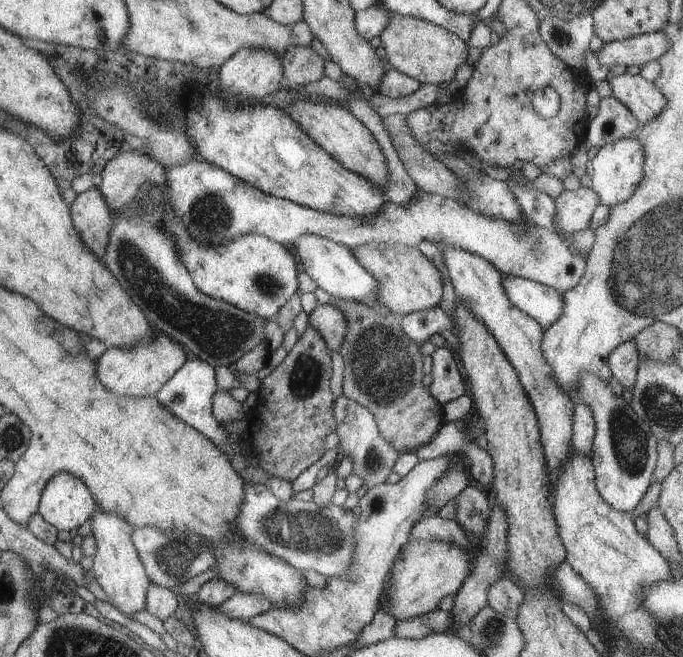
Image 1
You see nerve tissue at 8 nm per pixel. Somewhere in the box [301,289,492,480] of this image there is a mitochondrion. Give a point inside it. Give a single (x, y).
(381, 365)

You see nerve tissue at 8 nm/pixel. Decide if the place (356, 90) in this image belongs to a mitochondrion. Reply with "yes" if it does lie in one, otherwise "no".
no

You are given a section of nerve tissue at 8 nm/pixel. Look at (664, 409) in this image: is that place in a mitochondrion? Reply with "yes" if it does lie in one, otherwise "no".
yes

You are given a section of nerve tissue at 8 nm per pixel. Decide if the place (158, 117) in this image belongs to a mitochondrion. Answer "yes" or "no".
yes

